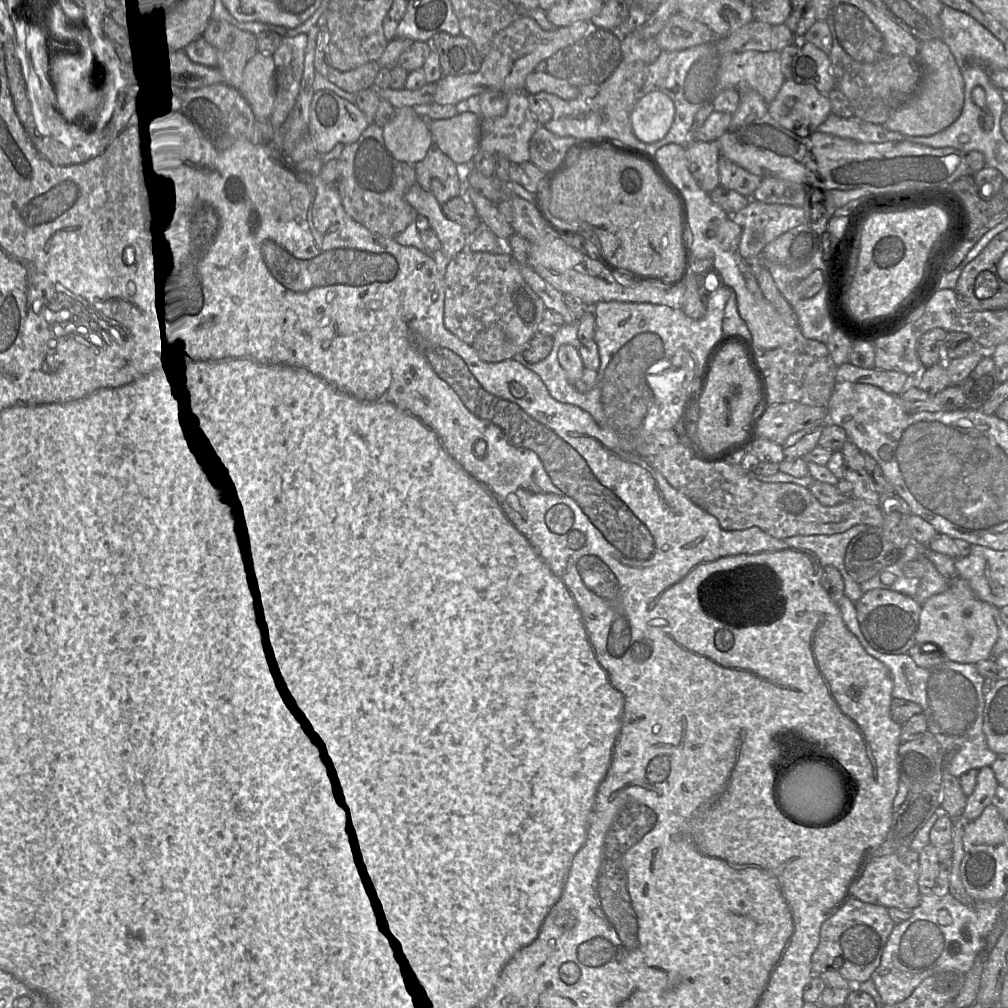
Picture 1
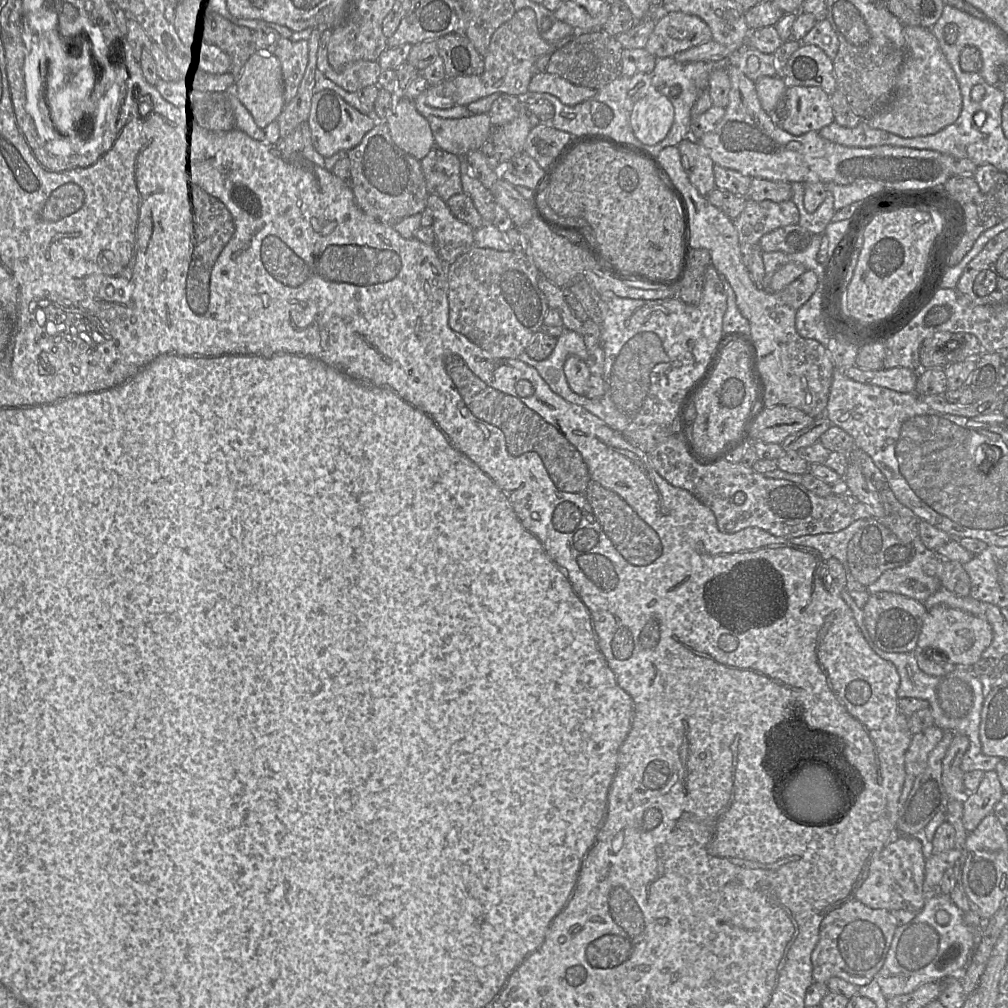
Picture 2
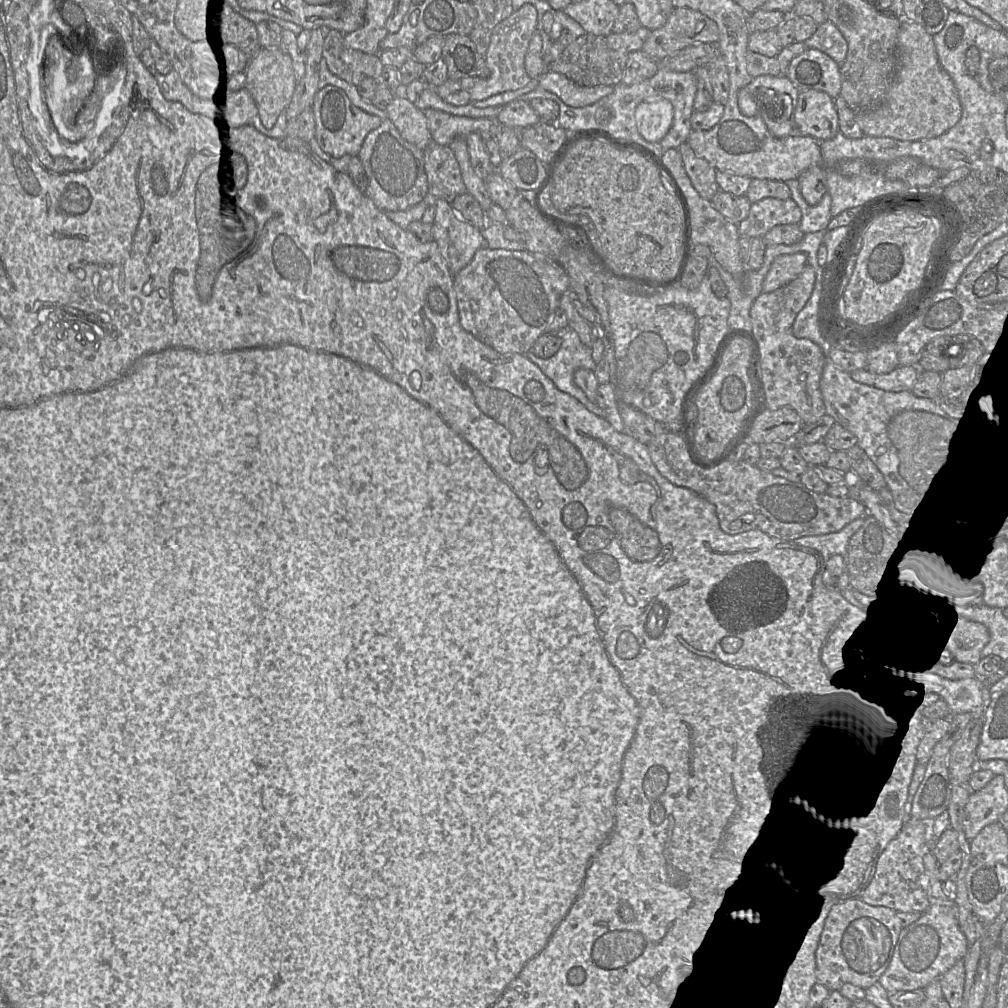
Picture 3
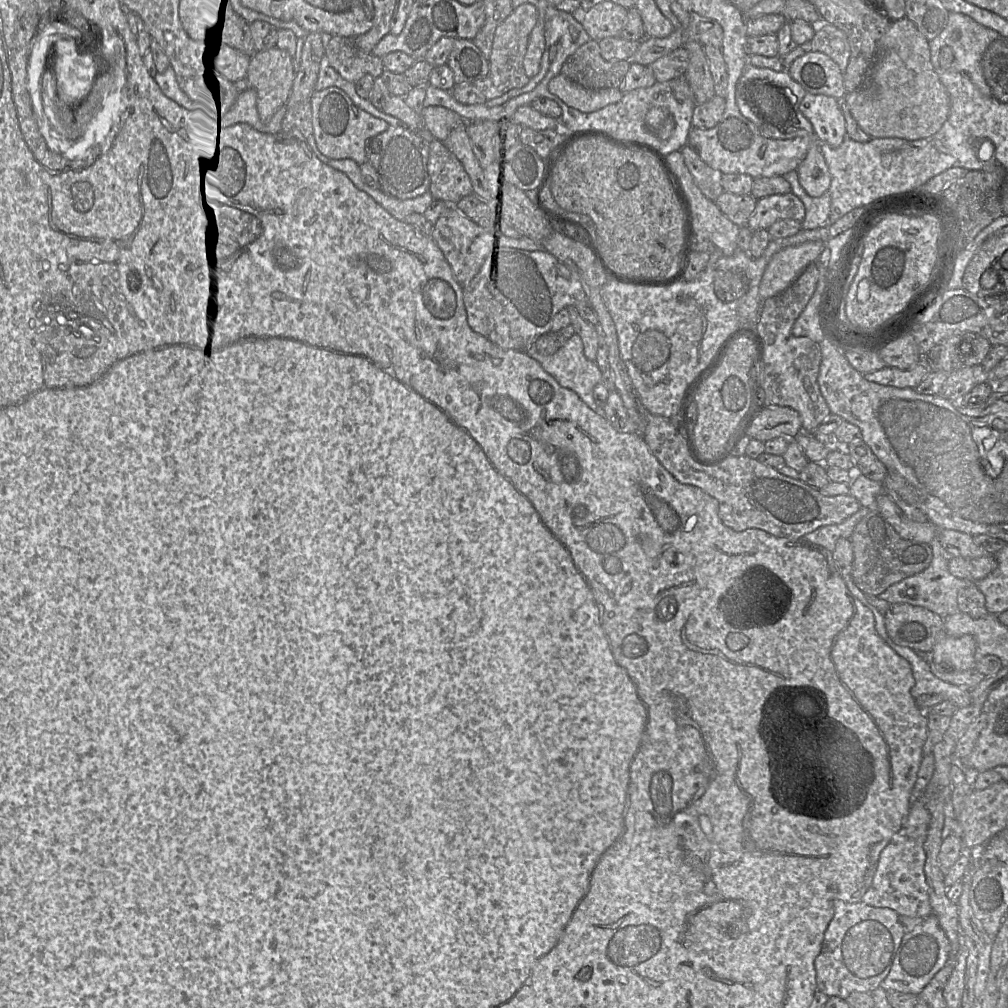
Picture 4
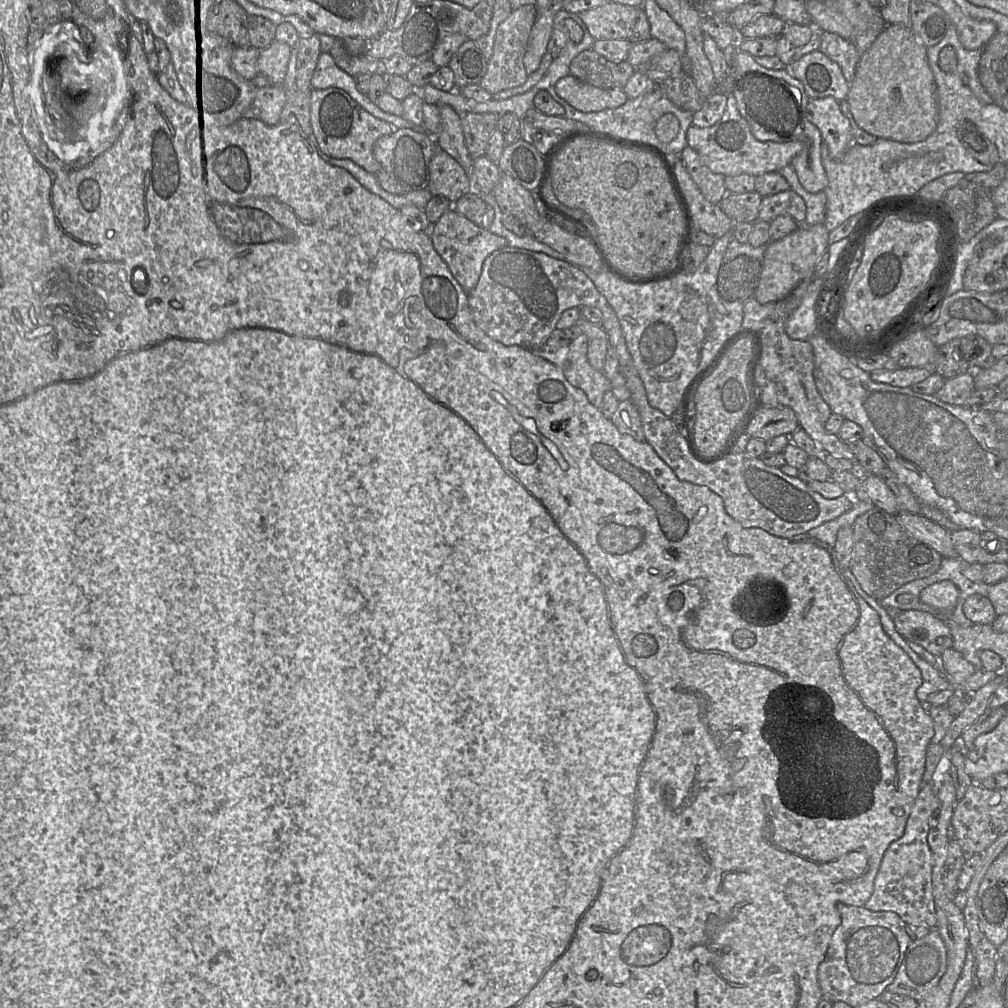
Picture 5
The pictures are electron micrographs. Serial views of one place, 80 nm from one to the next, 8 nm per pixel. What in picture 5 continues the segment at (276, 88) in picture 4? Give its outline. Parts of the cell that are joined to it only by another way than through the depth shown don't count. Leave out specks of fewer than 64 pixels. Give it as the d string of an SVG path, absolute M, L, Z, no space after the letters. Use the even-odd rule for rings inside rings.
M275 40L268 47L262 49L258 61L259 75L252 81L258 87L282 85L292 50L288 44Z

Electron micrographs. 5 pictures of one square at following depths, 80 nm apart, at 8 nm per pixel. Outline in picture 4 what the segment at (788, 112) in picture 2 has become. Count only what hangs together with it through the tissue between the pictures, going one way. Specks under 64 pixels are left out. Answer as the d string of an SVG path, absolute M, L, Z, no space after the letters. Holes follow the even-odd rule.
M806 93L800 111L811 123L820 142L839 147L846 138L846 122L839 102L833 97Z

